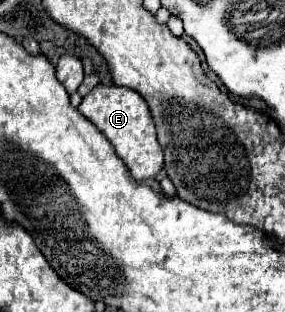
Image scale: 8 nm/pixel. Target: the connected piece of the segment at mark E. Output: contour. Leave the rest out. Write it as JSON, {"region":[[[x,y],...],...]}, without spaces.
{"region":[[[97,84],[79,104],[79,112],[91,120],[97,130],[111,142],[117,156],[123,160],[135,180],[153,178],[163,168],[163,148],[157,142],[155,124],[147,102],[131,88],[119,88],[115,84]]]}

